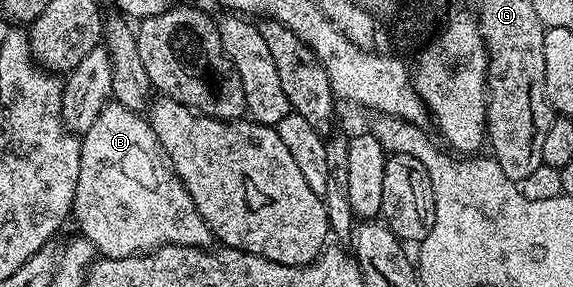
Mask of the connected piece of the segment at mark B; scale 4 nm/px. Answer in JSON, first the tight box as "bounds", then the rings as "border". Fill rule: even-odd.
{"bounds":[73,100,212,258],"border":[[[113,100],[96,116],[92,128],[81,135],[80,180],[76,184],[73,221],[78,221],[81,237],[88,239],[104,258],[127,258],[133,254],[148,254],[161,246],[209,247],[212,235],[208,224],[195,208],[192,196],[178,178],[170,157],[164,152],[156,132],[139,111],[124,108]]]}

